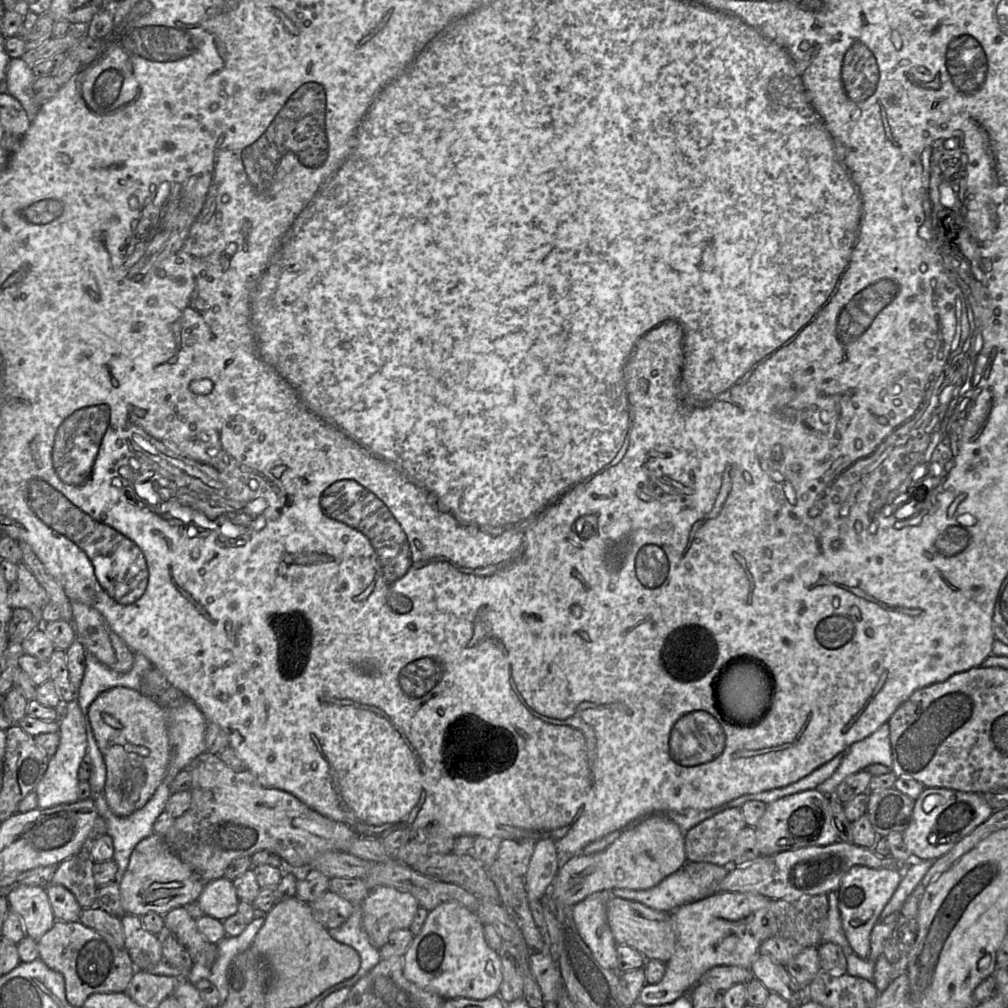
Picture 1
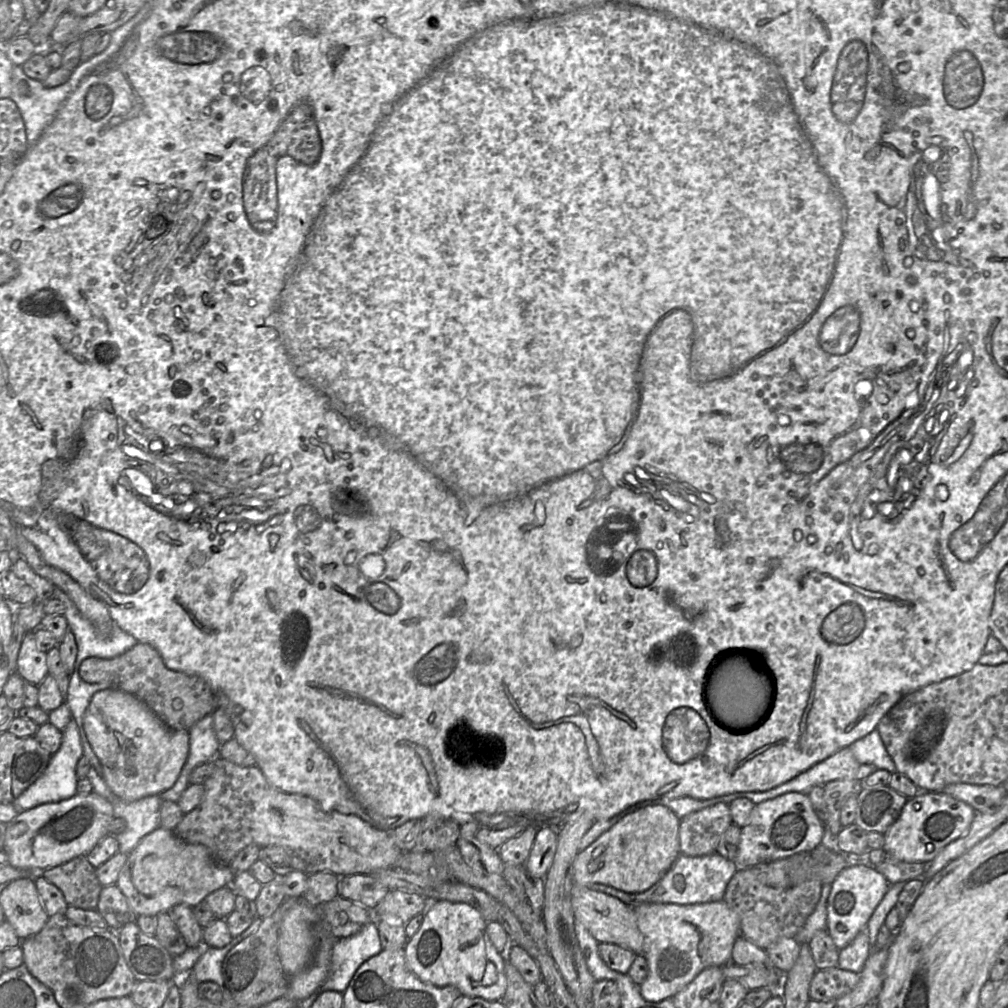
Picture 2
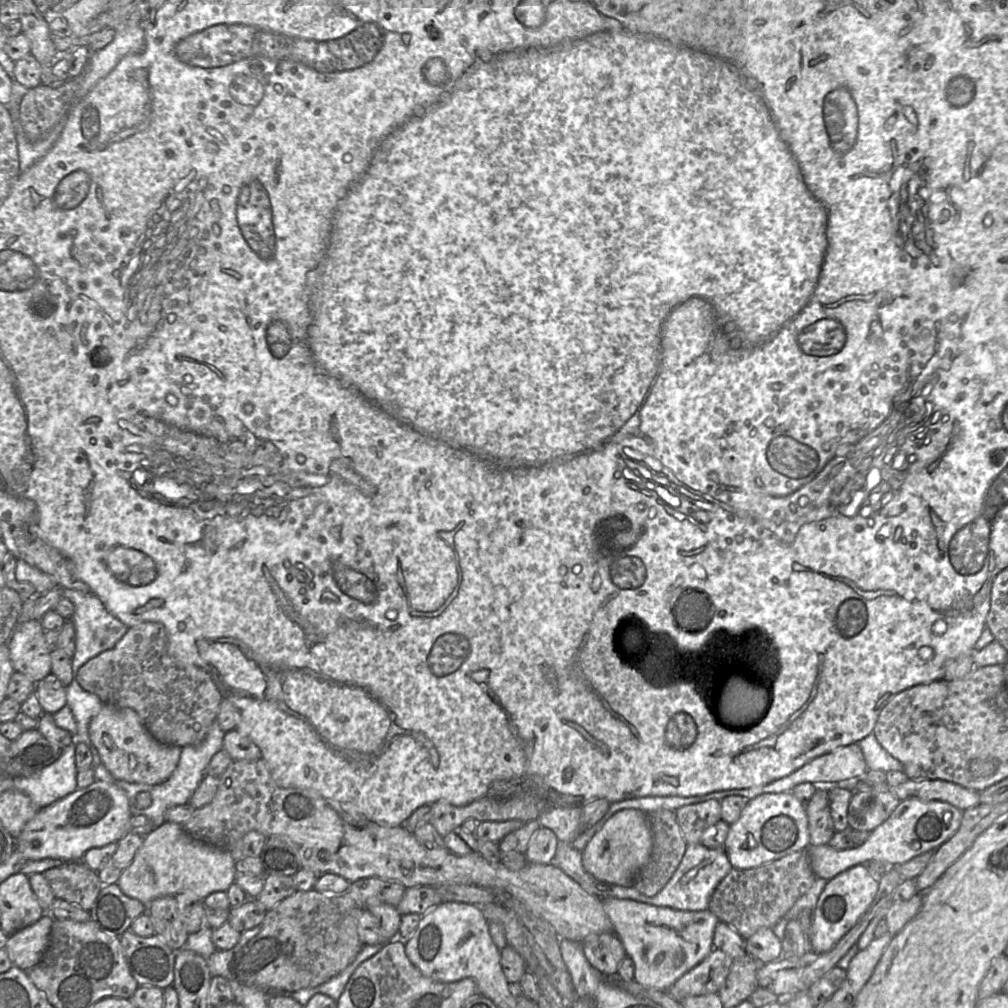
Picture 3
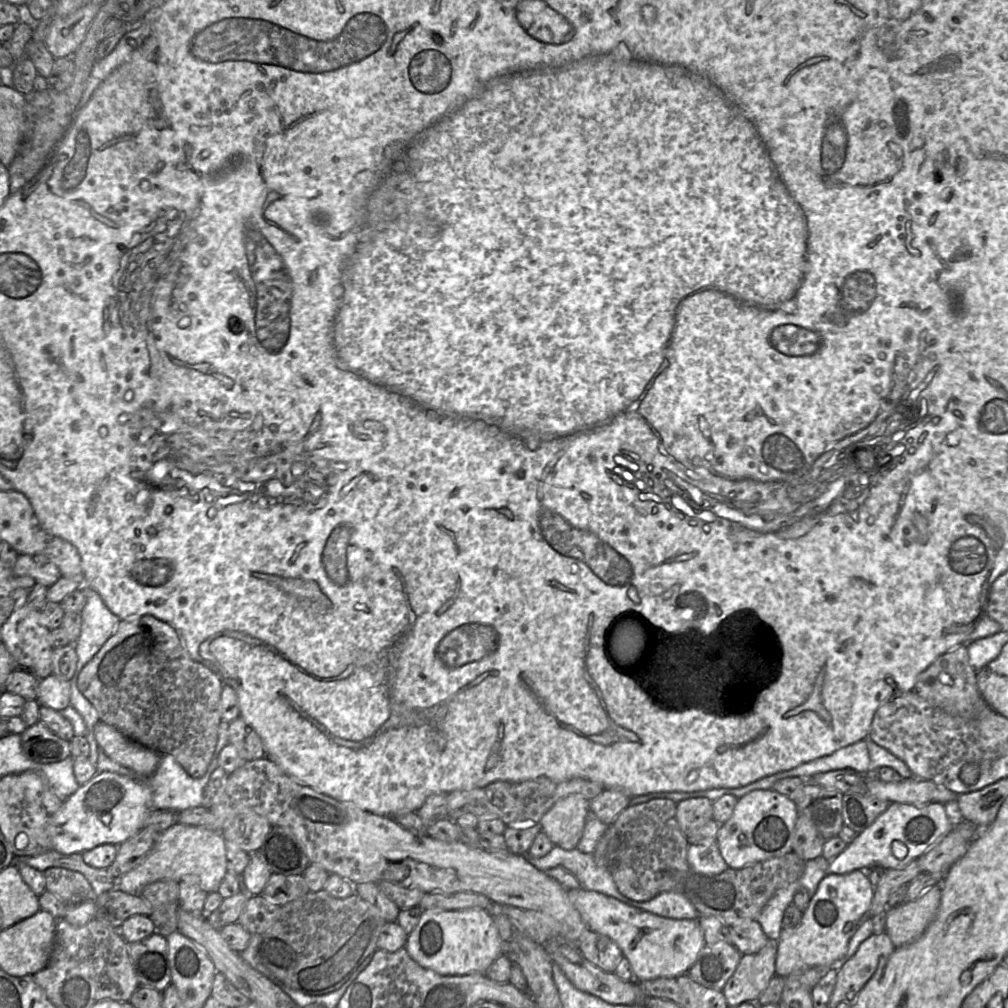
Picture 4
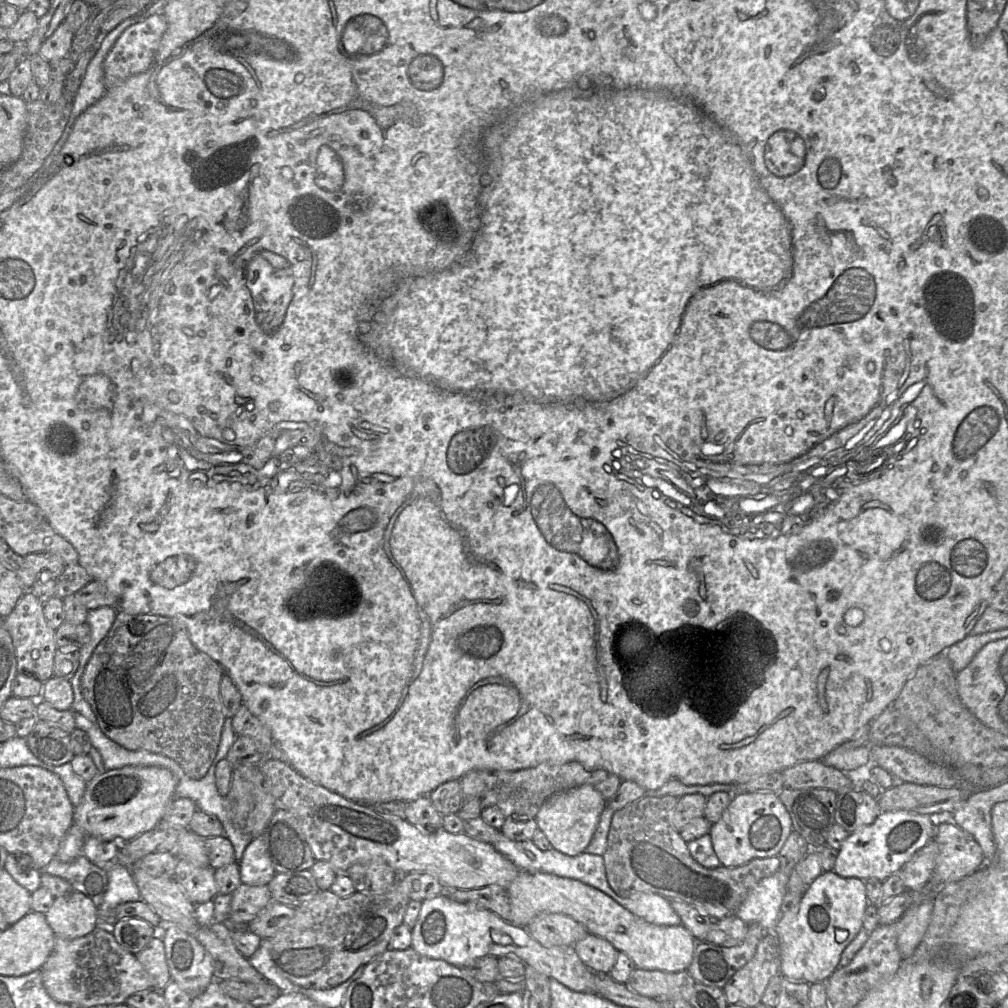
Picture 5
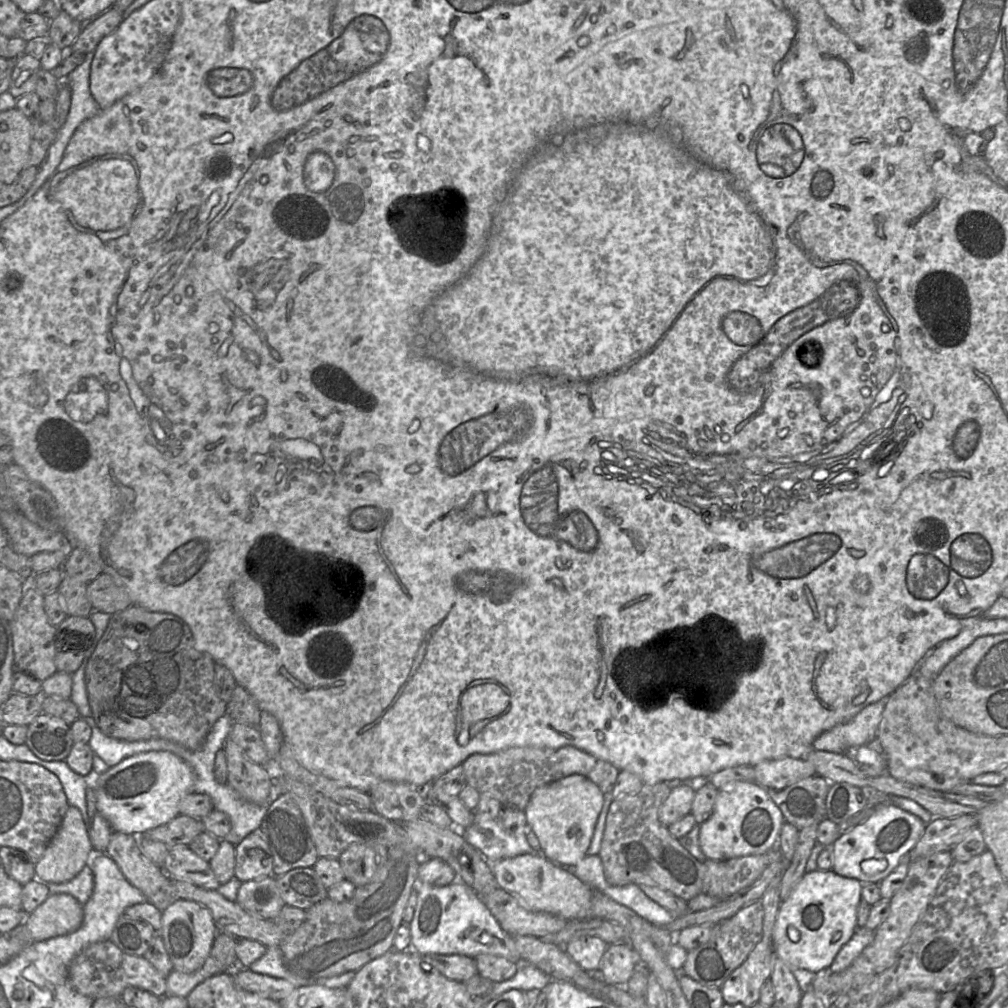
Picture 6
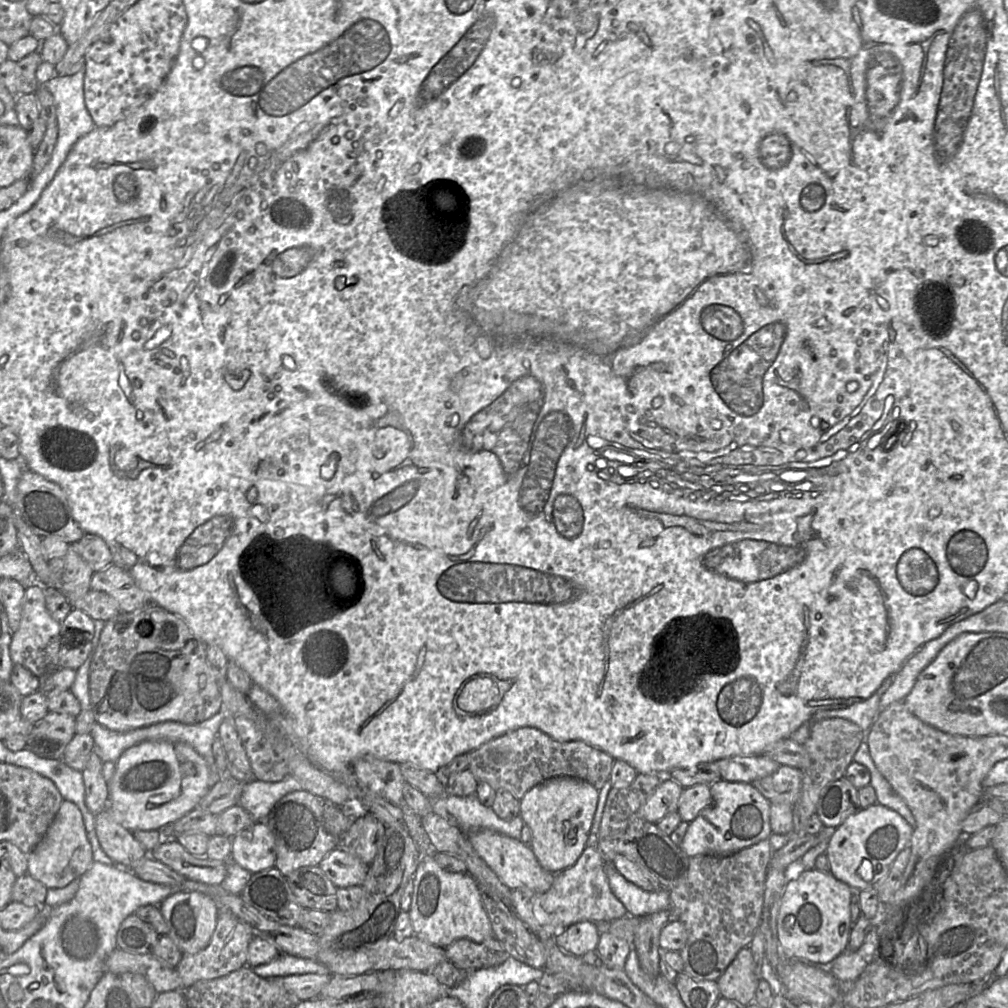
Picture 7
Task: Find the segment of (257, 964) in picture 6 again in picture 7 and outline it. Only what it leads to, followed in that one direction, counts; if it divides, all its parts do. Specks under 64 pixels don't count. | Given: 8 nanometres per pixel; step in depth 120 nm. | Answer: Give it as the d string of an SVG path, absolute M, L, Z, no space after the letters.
M280 953L268 963L252 967L252 970L256 975L263 978L307 973L331 974L326 966L315 960L285 953Z

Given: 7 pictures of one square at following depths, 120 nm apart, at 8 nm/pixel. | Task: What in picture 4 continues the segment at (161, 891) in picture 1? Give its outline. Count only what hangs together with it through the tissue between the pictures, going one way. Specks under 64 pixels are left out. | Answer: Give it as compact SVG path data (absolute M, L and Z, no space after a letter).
M175 823L162 831L144 861L129 872L116 877L117 888L128 894L140 894L150 883L159 880L179 882L182 877L194 875L205 892L216 892L227 873L226 842L221 833L204 826Z

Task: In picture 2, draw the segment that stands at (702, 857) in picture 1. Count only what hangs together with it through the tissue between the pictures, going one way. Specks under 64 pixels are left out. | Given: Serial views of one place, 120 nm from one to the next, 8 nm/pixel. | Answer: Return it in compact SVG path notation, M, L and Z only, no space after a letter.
M725 803L688 814L679 825L681 853L691 857L716 853L722 835L731 824L730 808Z

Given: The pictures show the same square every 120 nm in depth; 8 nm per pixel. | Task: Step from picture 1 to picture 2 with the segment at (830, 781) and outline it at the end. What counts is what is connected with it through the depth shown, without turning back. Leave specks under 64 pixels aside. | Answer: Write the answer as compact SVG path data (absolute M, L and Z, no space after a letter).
M877 729L853 742L849 748L860 765L871 764L891 774L897 772L896 765L888 754Z

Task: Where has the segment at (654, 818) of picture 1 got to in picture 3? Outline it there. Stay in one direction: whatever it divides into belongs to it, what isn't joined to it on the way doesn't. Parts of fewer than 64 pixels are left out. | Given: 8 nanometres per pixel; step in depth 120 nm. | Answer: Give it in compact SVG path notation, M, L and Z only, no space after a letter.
M624 809L614 814L582 851L585 870L603 882L631 887L652 853L653 836L648 813L639 809Z

